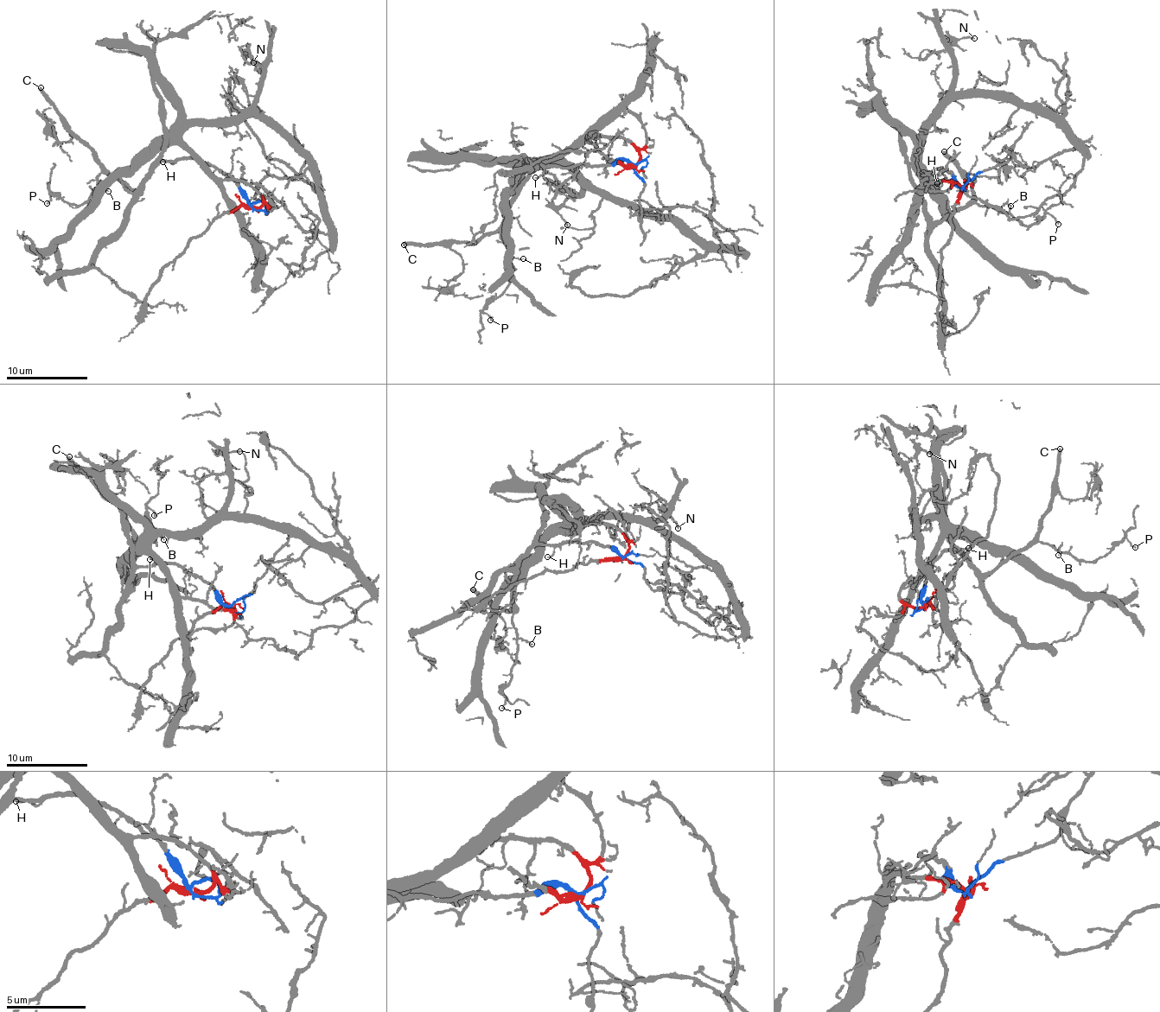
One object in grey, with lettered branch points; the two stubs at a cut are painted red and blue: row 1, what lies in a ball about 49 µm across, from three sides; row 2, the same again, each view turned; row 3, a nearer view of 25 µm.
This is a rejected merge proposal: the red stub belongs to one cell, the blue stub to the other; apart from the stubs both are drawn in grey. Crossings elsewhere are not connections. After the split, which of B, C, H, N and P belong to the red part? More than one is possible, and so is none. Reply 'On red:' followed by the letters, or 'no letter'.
On red: N

